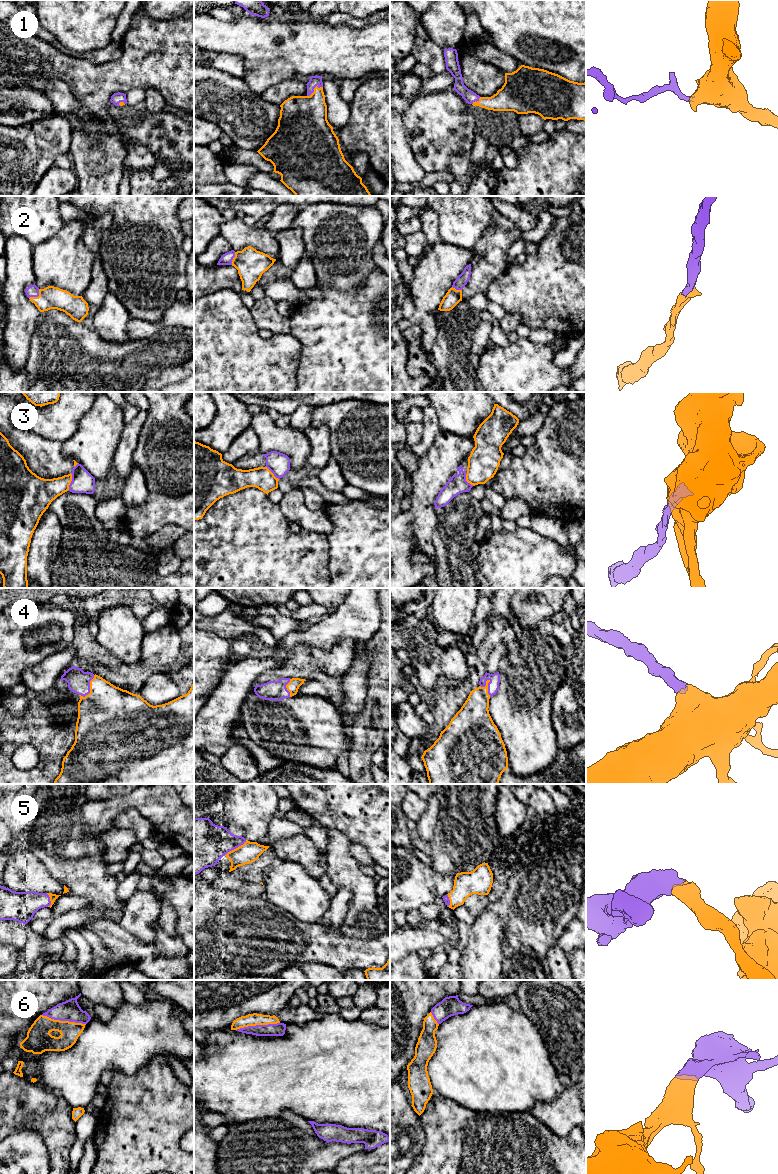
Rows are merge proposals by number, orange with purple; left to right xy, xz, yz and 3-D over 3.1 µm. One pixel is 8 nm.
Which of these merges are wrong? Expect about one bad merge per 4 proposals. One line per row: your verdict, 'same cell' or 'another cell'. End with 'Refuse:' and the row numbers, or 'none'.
1: same cell
2: same cell
3: another cell
4: same cell
5: same cell
6: same cell
Refuse: 3

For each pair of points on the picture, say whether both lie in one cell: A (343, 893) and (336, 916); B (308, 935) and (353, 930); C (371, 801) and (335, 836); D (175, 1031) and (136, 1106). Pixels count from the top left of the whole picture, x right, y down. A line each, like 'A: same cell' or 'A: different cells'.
A: same cell
B: different cells
C: different cells
D: different cells

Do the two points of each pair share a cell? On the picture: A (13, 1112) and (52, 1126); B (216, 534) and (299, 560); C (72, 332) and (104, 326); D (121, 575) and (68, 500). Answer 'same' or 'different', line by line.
A: same
B: same
C: different
D: same

